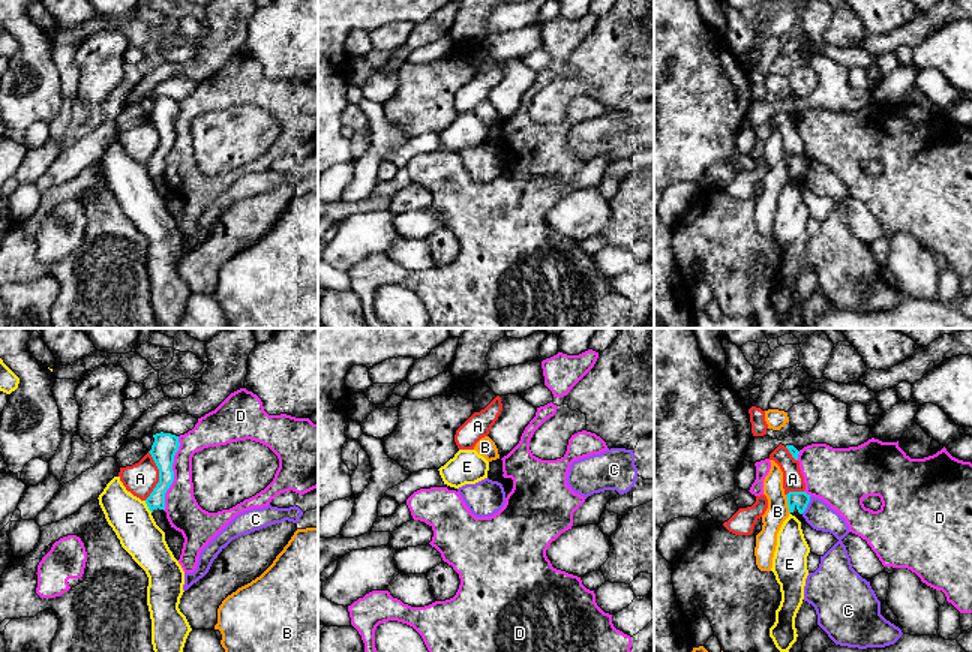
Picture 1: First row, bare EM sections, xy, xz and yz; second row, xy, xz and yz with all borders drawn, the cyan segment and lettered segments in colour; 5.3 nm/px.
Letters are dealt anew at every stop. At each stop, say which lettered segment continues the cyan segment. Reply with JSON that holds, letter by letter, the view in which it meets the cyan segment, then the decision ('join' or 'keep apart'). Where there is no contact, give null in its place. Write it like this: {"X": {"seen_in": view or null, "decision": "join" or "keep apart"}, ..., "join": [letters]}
{"A": {"seen_in": "xy", "decision": "keep apart"}, "B": {"seen_in": "yz", "decision": "keep apart"}, "C": {"seen_in": "yz", "decision": "keep apart"}, "D": {"seen_in": "xy", "decision": "keep apart"}, "E": {"seen_in": "xy", "decision": "keep apart"}, "join": []}

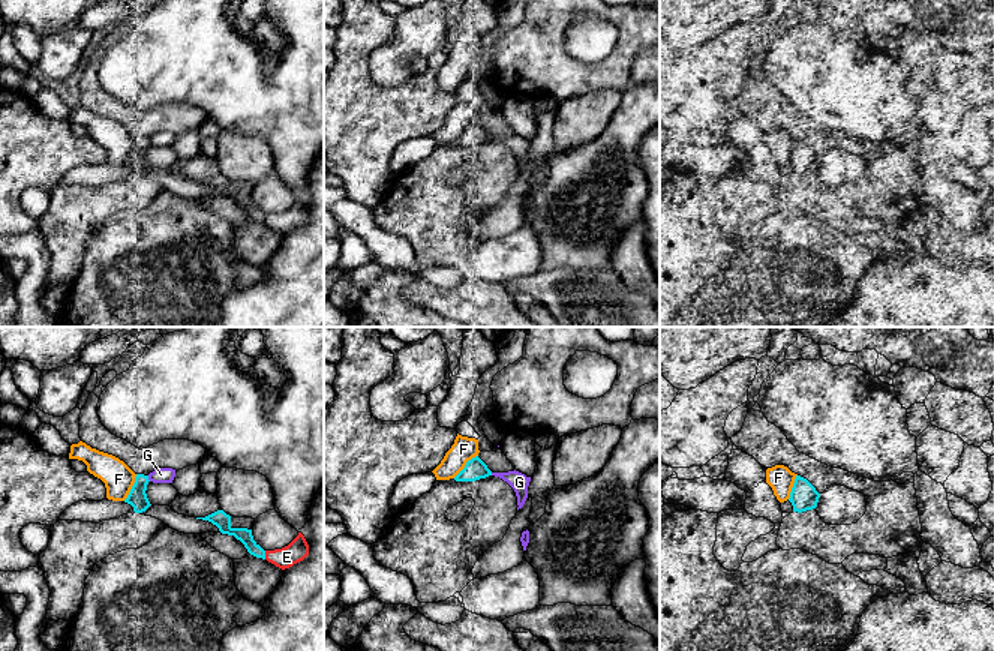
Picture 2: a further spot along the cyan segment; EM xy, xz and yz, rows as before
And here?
{"E": {"seen_in": "xy", "decision": "keep apart"}, "F": {"seen_in": "xz", "decision": "keep apart"}, "G": {"seen_in": "xy", "decision": "keep apart"}, "join": []}

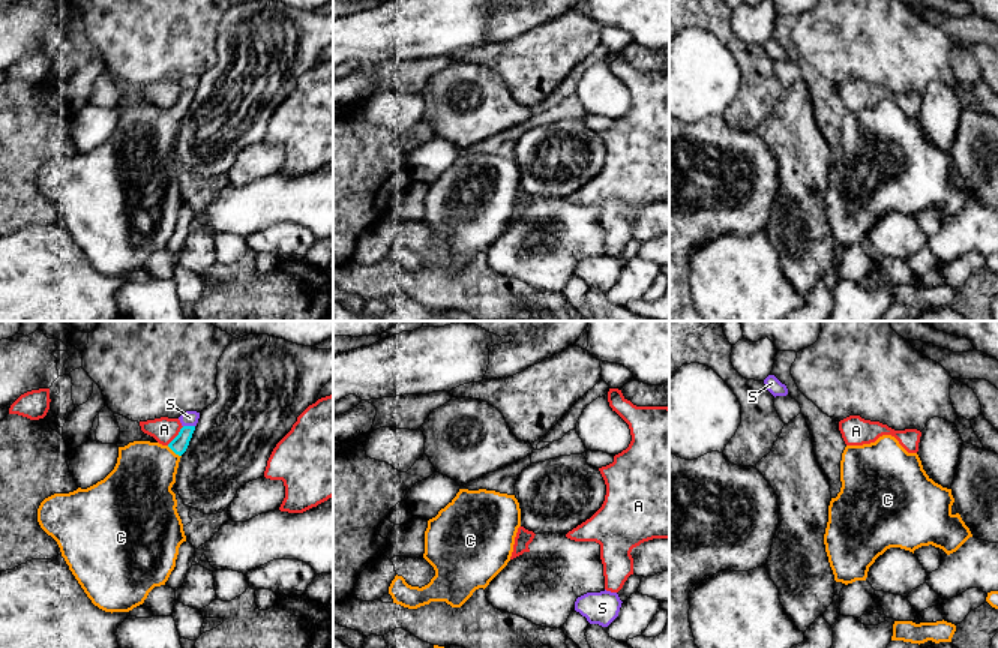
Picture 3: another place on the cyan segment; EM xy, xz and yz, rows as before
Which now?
{"A": {"seen_in": "xy", "decision": "keep apart"}, "C": {"seen_in": "xy", "decision": "join"}, "S": {"seen_in": "xy", "decision": "keep apart"}, "join": ["C"]}

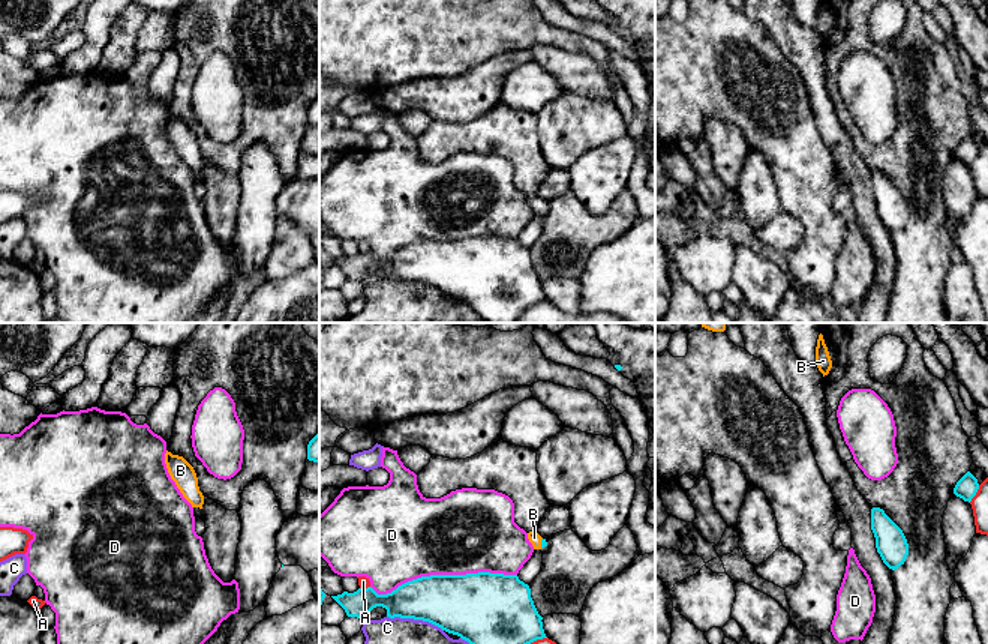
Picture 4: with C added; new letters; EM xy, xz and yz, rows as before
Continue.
{"A": {"seen_in": "xz", "decision": "keep apart"}, "B": {"seen_in": "xz", "decision": "join"}, "C": {"seen_in": "xz", "decision": "keep apart"}, "D": {"seen_in": "xz", "decision": "keep apart"}, "join": ["B"]}

